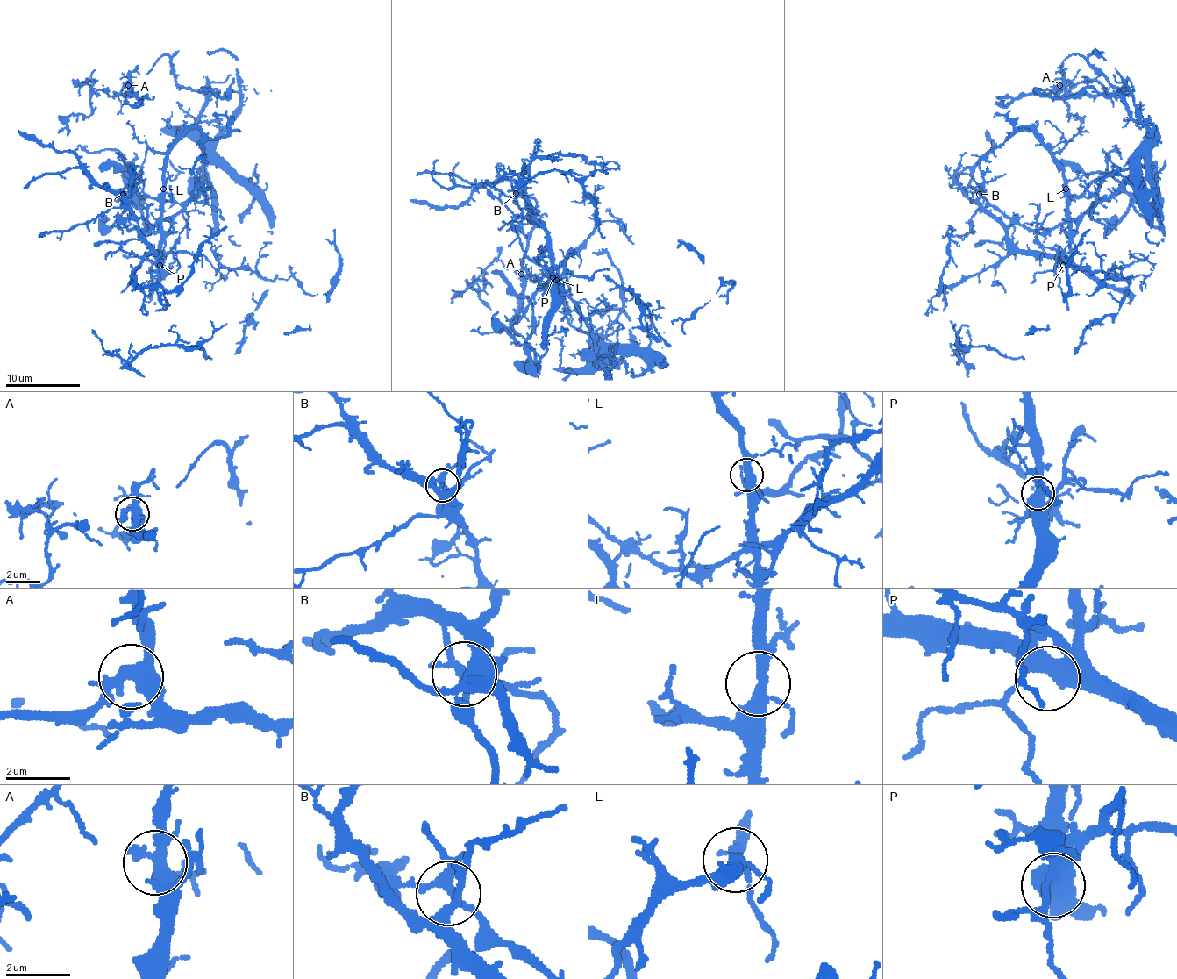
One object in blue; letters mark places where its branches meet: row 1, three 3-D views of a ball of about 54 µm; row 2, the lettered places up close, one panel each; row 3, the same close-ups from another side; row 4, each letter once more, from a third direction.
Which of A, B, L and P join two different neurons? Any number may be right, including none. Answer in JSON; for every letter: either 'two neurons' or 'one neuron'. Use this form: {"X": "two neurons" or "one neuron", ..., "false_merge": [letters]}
{"A": "one neuron", "B": "two neurons", "L": "one neuron", "P": "one neuron", "false_merge": ["B"]}

